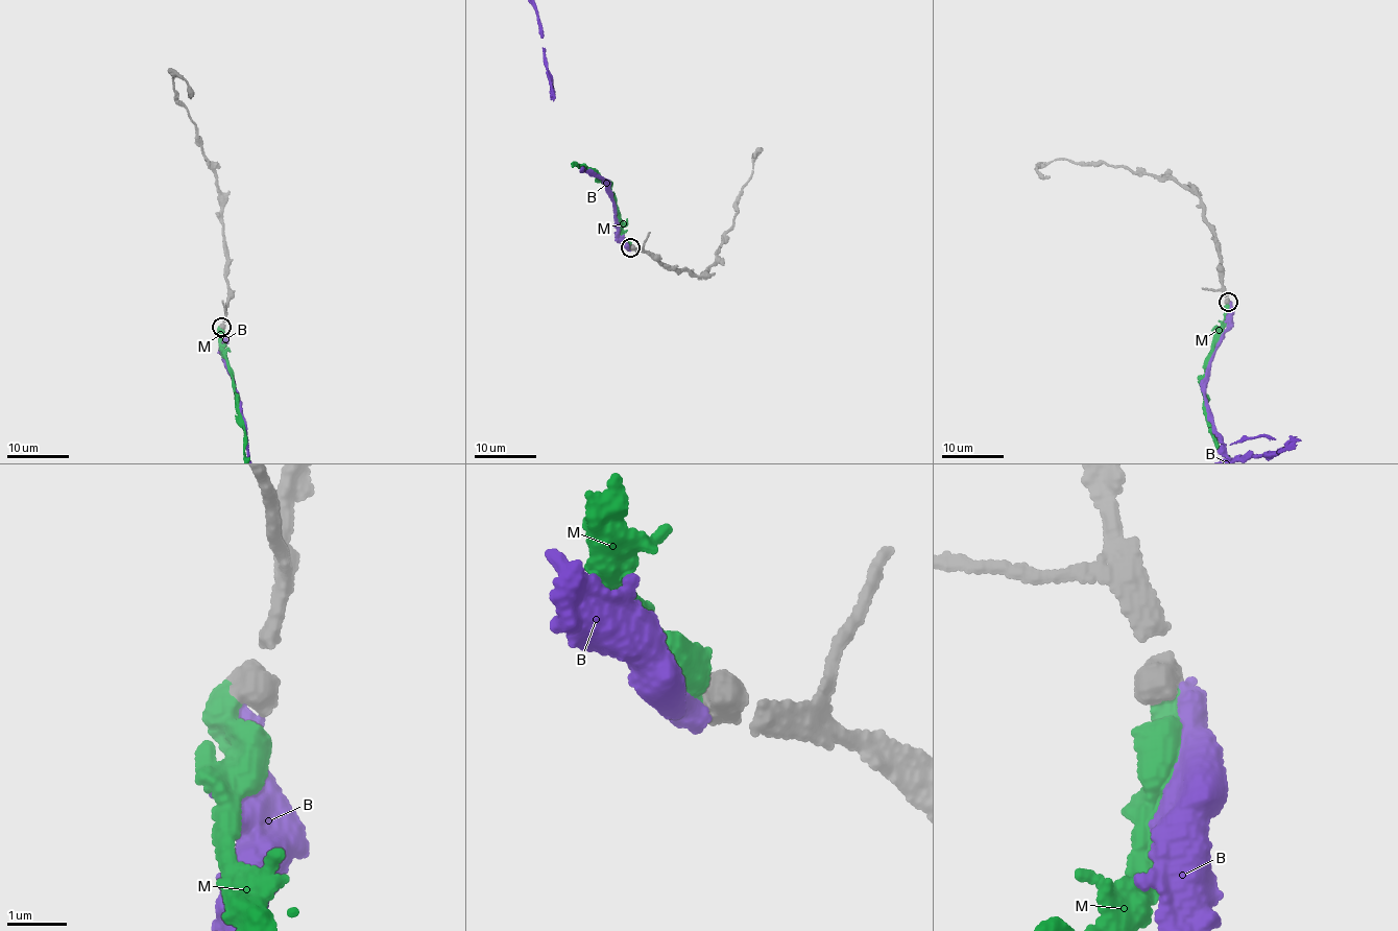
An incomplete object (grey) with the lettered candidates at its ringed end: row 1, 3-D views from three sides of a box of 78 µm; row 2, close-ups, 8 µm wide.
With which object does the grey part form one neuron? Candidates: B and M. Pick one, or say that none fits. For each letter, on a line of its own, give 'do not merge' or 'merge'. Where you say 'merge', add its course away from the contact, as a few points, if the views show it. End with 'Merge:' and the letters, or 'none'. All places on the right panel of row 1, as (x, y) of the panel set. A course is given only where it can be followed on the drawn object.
B: do not merge
M: merge | via (1228, 303), (1227, 324), (1215, 339), (1212, 356), (1208, 359), (1203, 389), (1209, 432), (1215, 447), (1228, 456)
Merge: M

